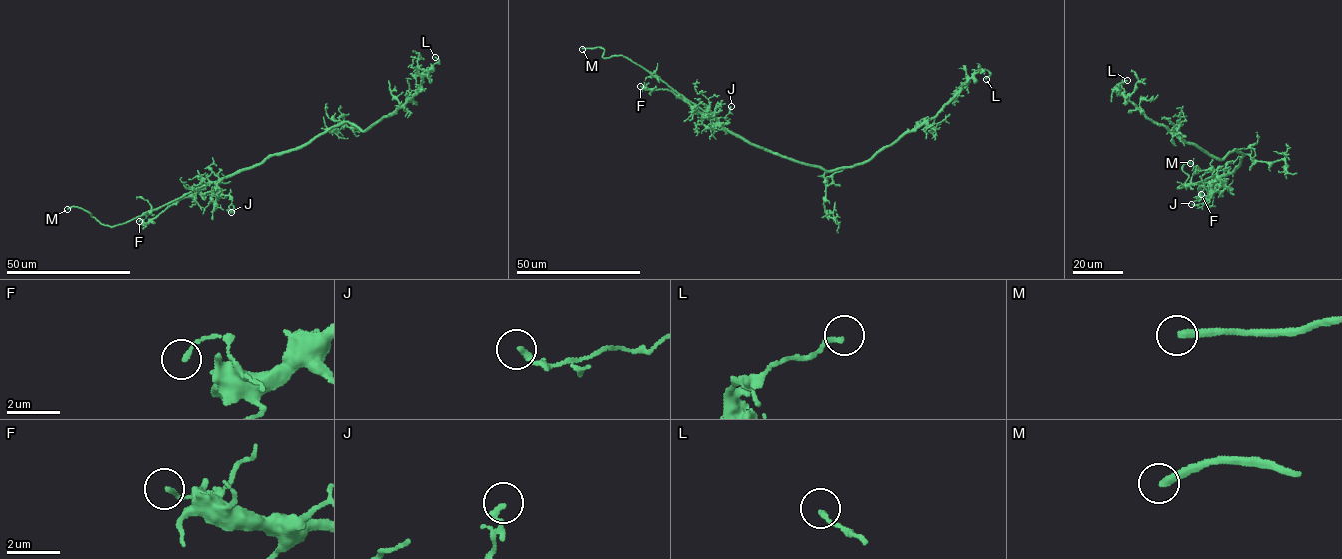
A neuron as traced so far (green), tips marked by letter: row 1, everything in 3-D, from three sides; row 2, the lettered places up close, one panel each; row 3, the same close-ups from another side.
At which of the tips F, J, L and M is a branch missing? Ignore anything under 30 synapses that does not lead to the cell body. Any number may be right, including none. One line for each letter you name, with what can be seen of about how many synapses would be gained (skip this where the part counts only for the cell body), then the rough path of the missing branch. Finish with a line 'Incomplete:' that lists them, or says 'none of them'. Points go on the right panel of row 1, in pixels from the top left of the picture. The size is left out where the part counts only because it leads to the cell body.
M: (1190, 163), (1219, 181), (1228, 182), (1227, 184)
Incomplete: M

